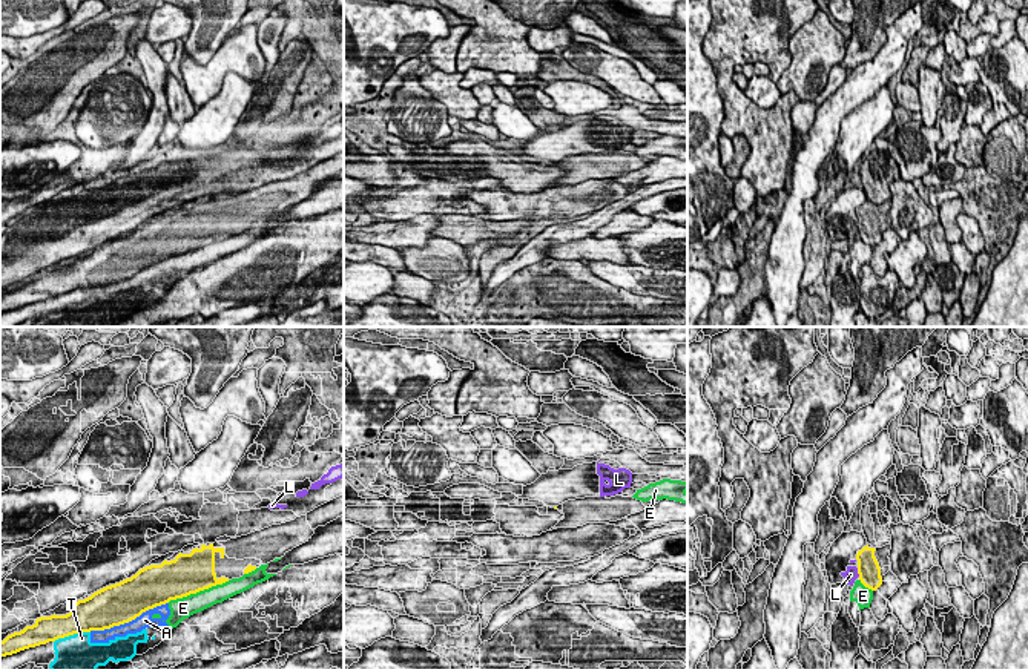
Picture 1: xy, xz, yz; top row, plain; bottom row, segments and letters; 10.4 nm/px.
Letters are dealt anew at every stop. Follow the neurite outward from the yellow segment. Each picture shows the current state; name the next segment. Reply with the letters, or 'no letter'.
no letter

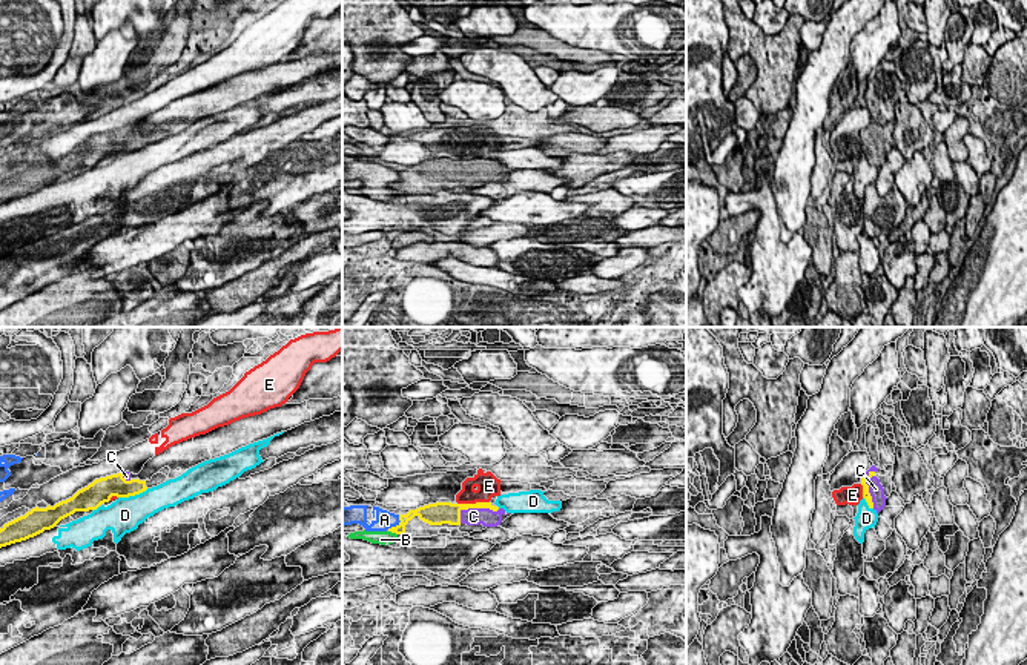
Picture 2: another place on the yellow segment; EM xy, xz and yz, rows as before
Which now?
C

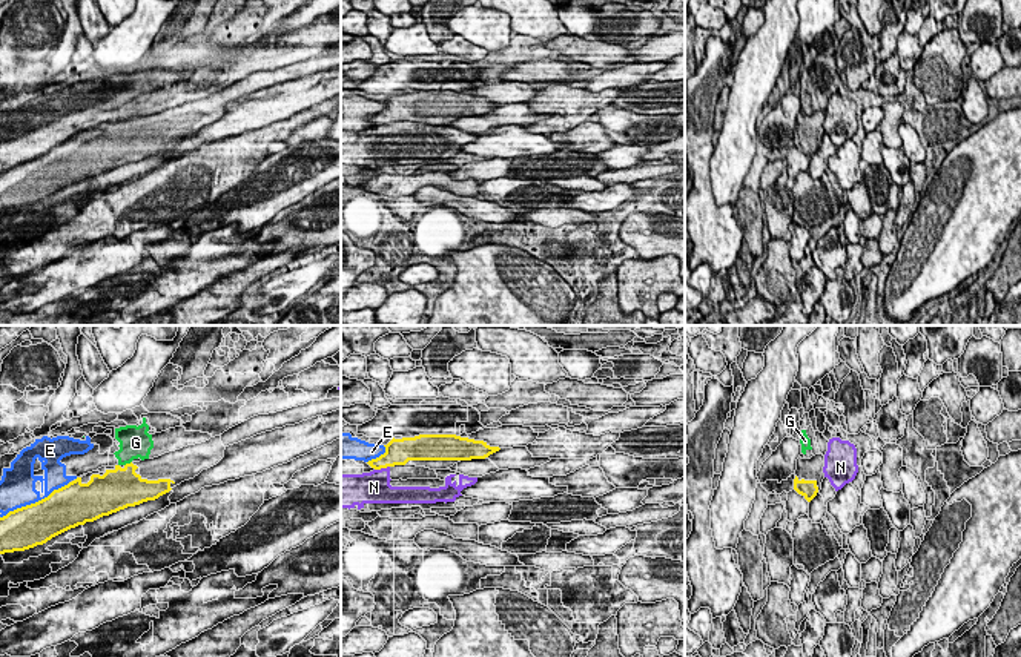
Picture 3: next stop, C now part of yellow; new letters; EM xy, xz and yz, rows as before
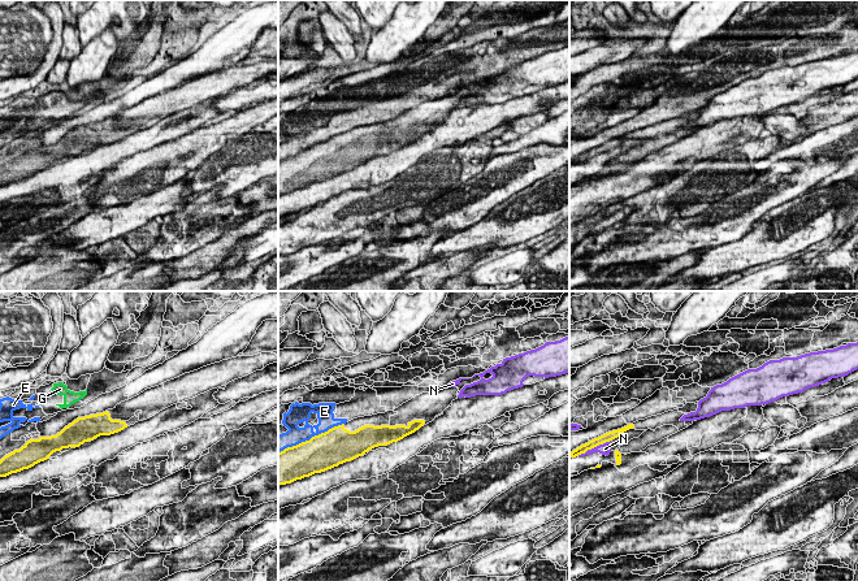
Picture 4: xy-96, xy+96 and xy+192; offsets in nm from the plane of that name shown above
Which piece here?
no letter

